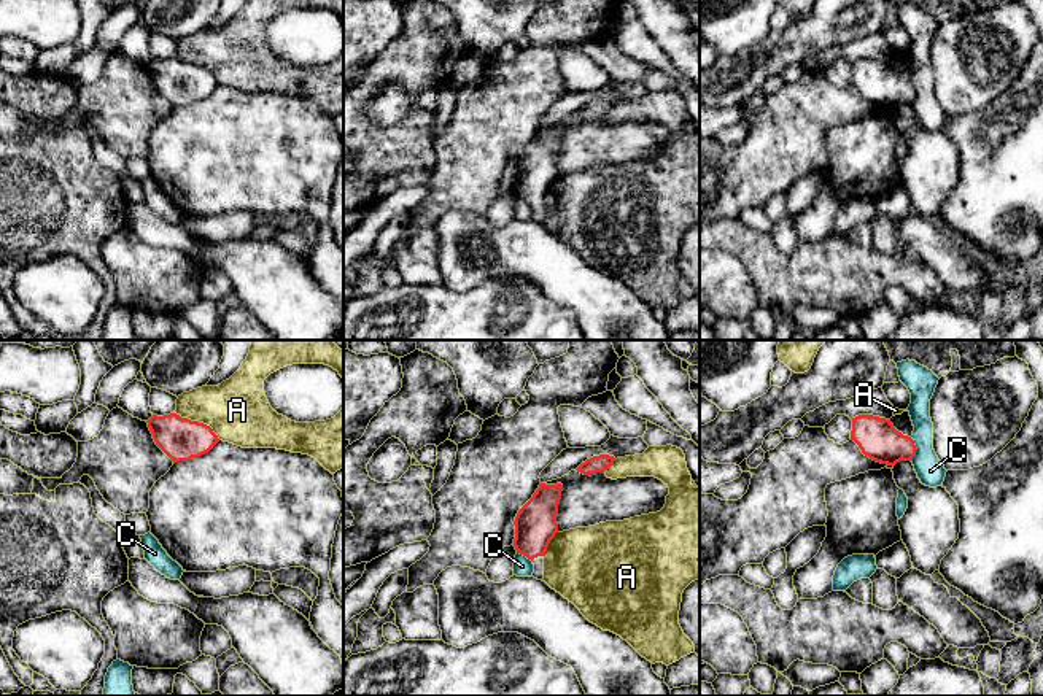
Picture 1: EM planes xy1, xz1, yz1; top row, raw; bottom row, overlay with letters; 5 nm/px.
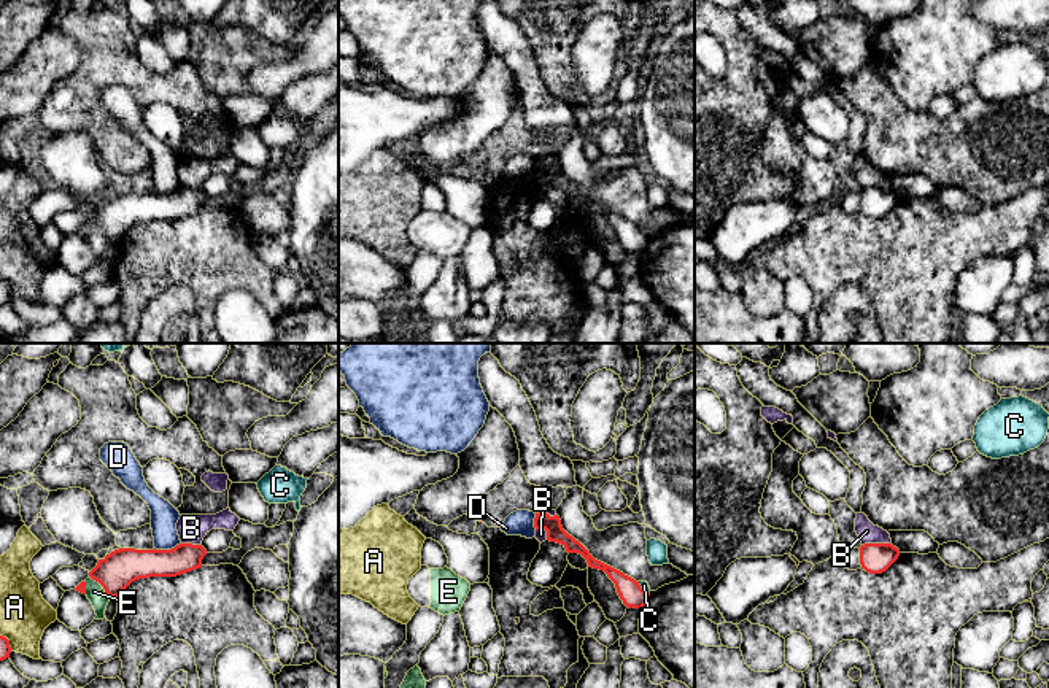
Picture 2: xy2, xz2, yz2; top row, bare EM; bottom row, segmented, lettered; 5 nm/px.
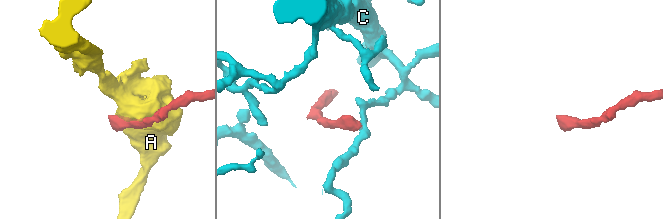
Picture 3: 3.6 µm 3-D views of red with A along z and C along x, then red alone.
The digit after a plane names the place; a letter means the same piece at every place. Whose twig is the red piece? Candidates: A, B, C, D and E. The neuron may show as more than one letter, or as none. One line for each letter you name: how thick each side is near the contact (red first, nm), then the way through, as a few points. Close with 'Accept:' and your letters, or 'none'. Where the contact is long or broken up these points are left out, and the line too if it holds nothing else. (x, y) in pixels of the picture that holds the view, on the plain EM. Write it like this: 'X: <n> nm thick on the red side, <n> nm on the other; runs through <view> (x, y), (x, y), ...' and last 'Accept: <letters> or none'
Accept: none

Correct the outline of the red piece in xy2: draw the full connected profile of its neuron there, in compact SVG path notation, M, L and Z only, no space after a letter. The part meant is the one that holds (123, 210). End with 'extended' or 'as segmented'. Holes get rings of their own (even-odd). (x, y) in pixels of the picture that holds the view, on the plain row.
M180 187L172 194L119 192L99 203L89 221L116 243L135 224L176 221L202 211L205 199L202 189L192 187Z | as segmented

